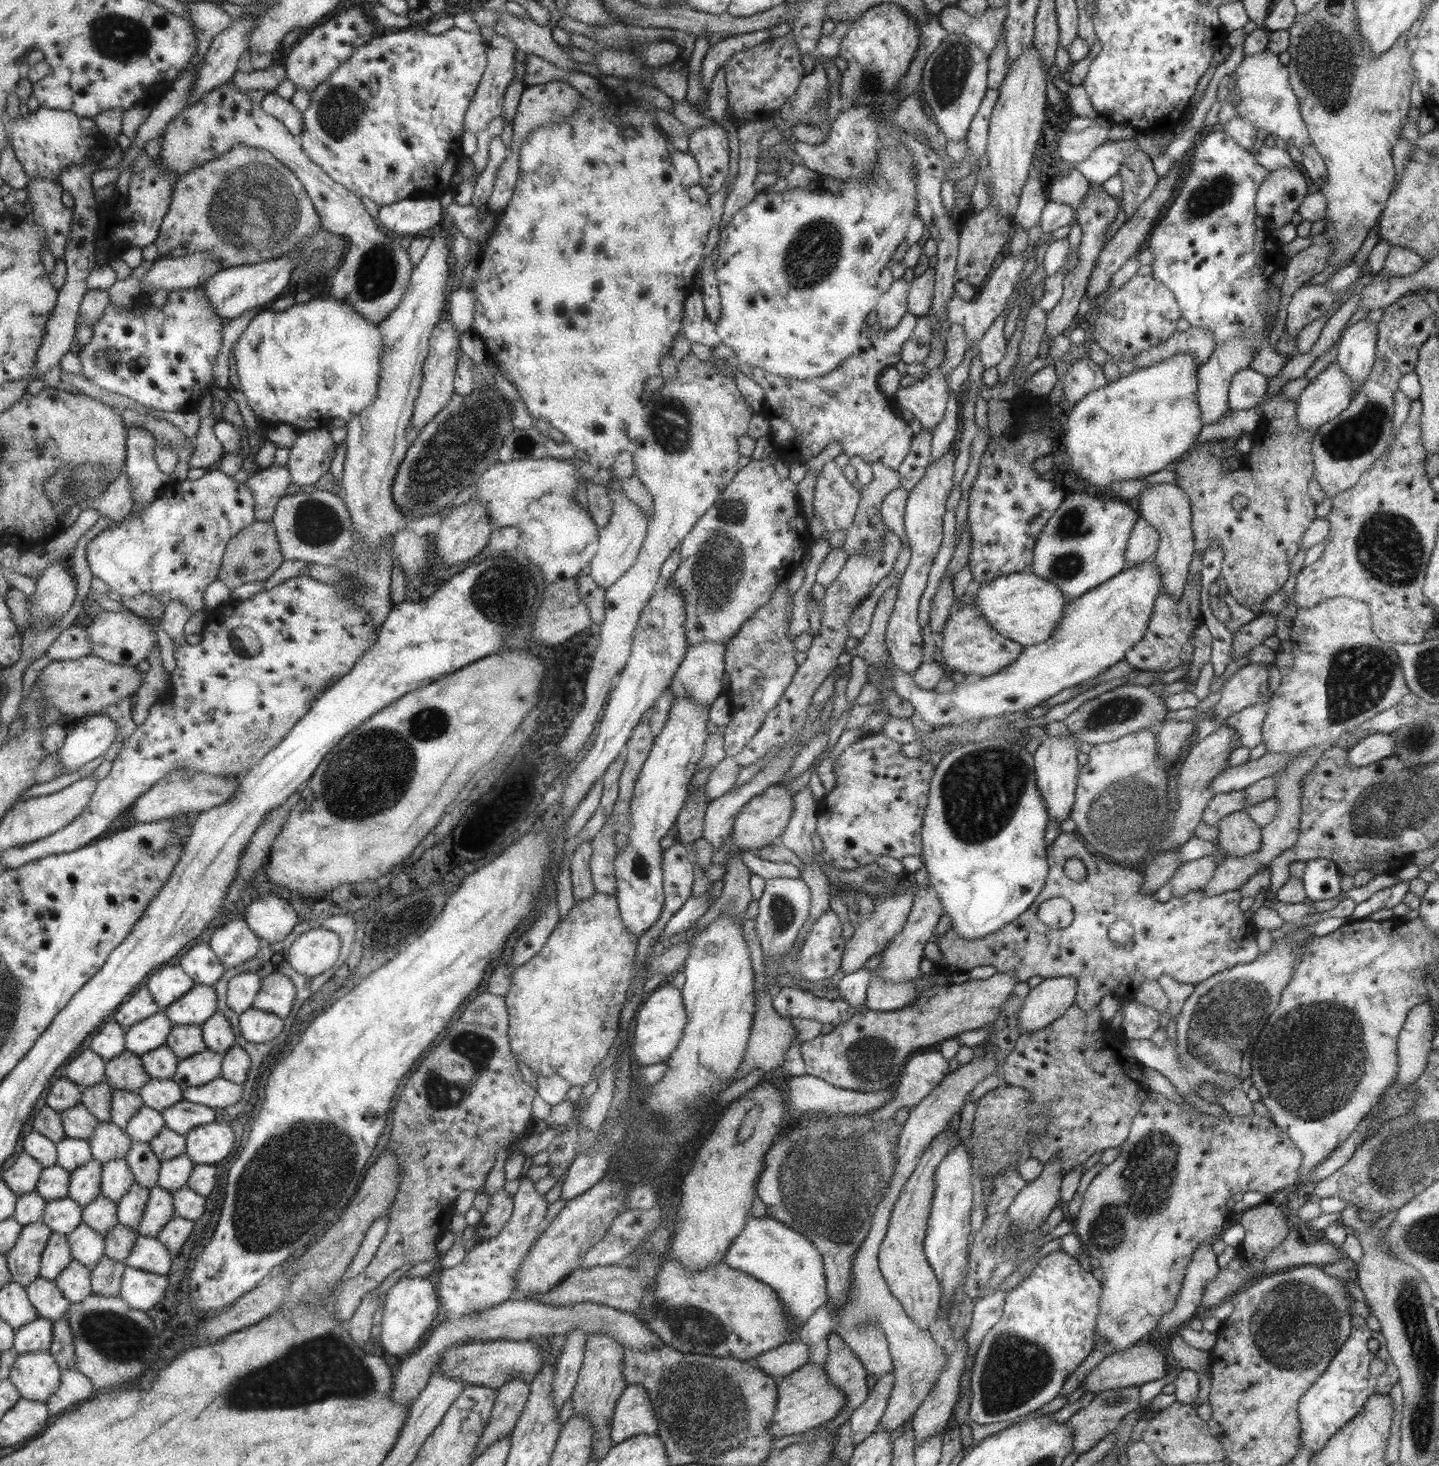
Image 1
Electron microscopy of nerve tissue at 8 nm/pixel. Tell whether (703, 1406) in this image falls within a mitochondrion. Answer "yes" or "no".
yes

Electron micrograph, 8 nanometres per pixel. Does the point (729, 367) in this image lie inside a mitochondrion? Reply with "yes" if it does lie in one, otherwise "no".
no

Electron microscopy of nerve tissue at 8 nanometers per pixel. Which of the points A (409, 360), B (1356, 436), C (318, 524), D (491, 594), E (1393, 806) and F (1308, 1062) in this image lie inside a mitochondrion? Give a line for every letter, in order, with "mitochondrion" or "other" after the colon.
A: other
B: mitochondrion
C: mitochondrion
D: mitochondrion
E: mitochondrion
F: mitochondrion

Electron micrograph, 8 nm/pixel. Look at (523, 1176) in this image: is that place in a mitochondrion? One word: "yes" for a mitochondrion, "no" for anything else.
no

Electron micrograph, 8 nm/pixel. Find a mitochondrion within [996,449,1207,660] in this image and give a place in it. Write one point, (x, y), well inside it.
(1064, 565)

